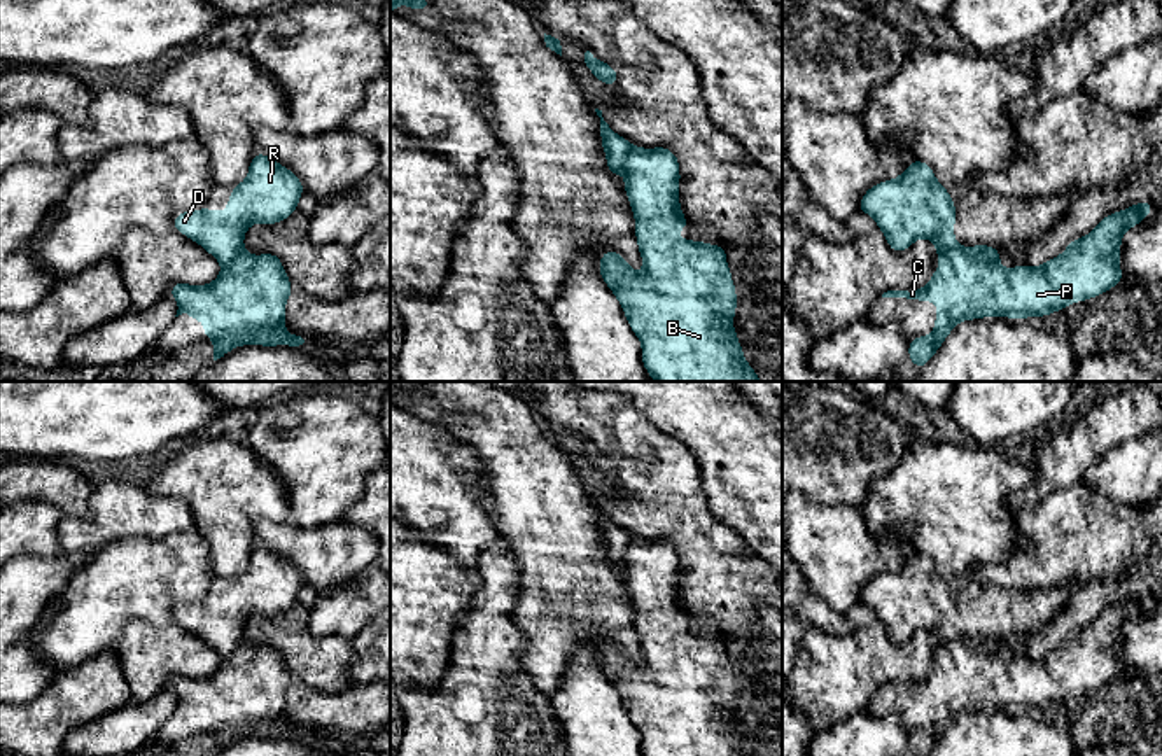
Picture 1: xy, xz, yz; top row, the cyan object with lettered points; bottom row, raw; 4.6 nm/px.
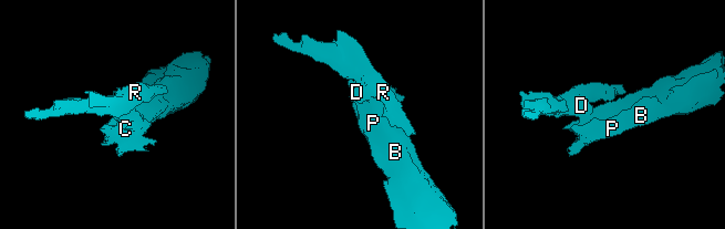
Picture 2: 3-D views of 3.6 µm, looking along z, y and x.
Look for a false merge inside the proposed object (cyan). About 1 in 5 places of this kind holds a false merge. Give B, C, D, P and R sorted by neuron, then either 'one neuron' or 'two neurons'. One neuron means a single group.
B C P / D R; two neurons

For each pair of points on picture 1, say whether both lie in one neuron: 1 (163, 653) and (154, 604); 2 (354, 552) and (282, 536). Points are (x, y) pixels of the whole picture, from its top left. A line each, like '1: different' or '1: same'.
1: different
2: same

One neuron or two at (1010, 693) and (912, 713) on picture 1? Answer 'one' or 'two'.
one

